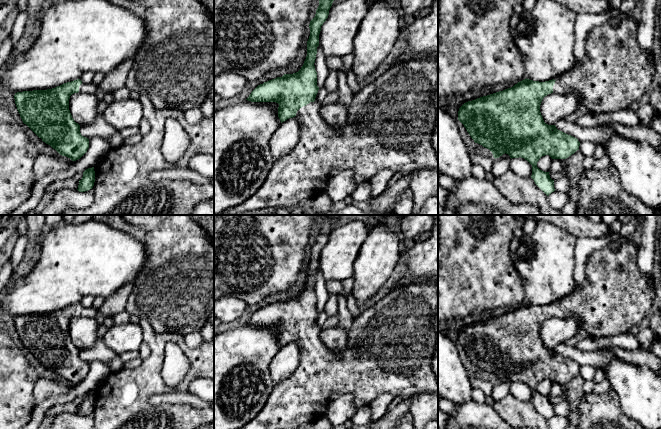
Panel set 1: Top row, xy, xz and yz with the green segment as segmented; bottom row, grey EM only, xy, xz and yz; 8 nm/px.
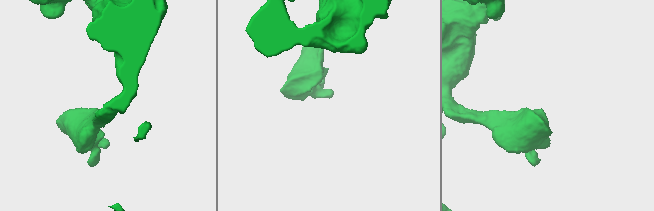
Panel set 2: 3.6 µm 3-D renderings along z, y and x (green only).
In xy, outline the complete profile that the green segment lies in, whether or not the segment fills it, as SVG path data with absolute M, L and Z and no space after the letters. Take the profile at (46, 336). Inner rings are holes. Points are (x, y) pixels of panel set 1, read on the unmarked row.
M77 303L52 313L23 315L14 319L15 328L23 347L43 366L72 385L80 383L89 372L89 363L81 359L80 349L74 345L69 334L70 320L78 316L95 317L95 310L93 307L85 308Z

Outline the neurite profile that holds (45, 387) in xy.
M39 378L33 390L35 406L49 397L67 394L73 386L49 378Z

